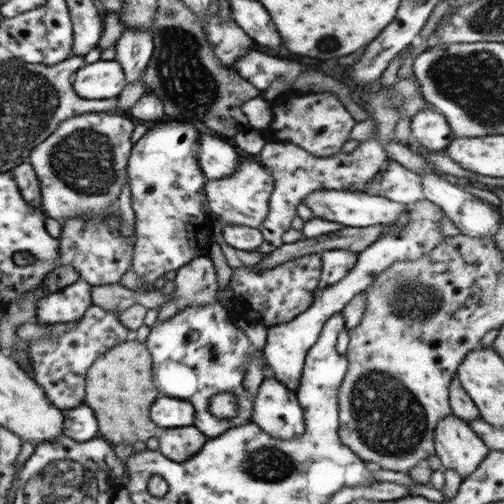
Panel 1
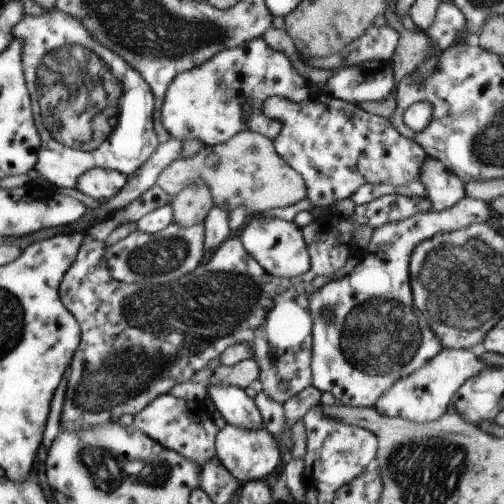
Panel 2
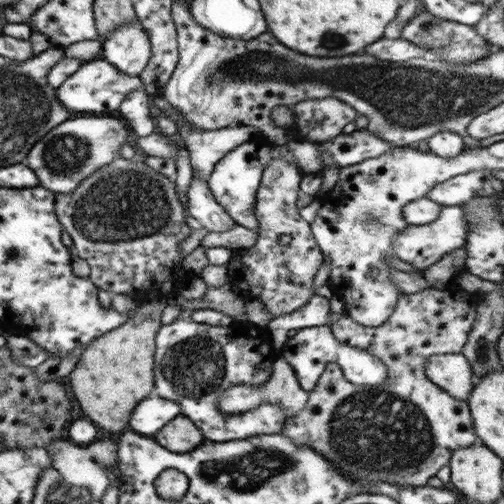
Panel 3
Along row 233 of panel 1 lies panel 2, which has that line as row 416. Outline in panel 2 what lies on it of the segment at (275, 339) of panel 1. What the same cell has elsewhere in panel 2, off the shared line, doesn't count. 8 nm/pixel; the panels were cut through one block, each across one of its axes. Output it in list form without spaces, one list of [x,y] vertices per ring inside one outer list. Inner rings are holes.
[[[441,350],[439,356],[421,366],[417,372],[409,374],[407,378],[399,378],[387,392],[381,394],[381,398],[375,402],[373,408],[381,416],[389,418],[403,418],[419,424],[435,422],[445,414],[457,388],[465,380],[469,380],[475,374],[481,374],[487,368],[491,366],[487,366],[479,356],[475,356],[475,350]]]

